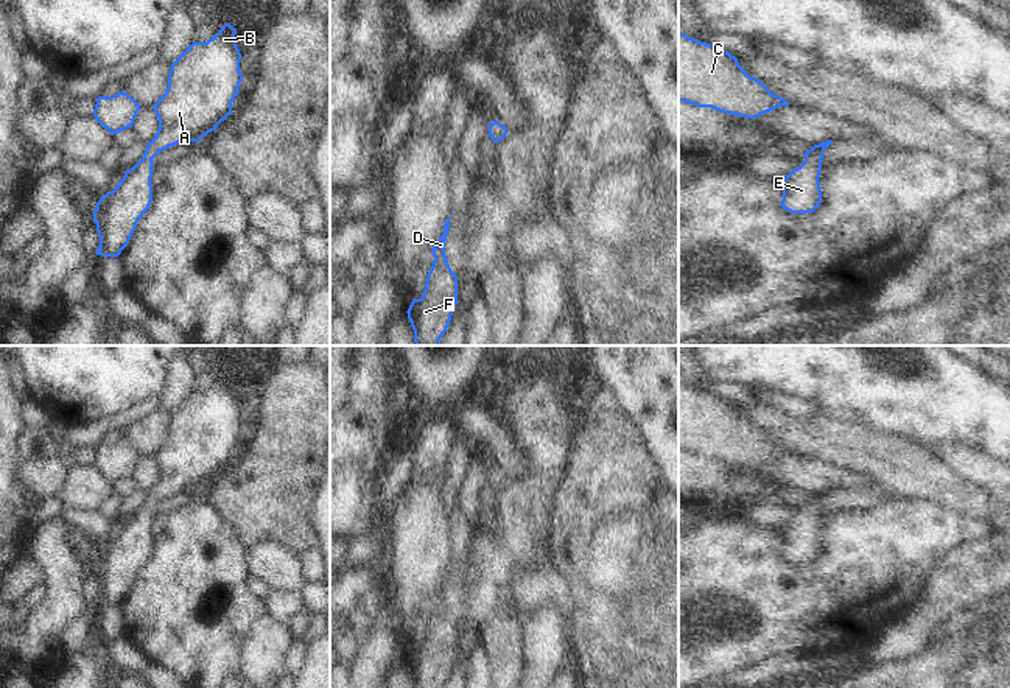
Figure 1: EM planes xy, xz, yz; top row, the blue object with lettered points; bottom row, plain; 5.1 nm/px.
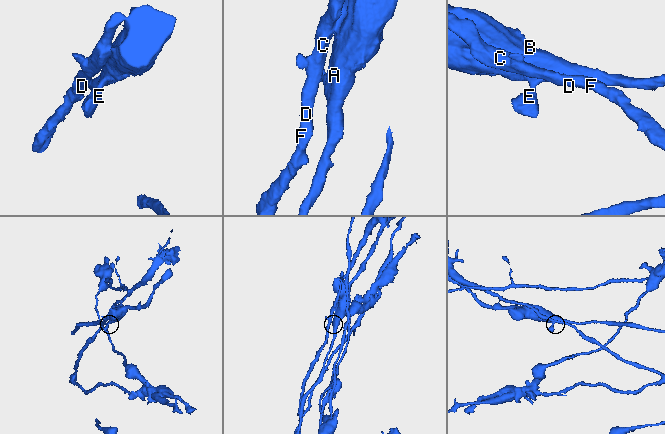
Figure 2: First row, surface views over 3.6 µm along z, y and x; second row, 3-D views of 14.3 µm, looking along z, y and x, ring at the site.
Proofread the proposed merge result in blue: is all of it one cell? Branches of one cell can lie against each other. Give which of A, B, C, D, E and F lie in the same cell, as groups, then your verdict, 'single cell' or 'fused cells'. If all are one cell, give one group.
A B C D E F | single cell

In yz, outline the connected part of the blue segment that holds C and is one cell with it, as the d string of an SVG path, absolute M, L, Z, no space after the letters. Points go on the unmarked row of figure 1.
M679 381L679 450L745 467L791 453L747 423L728 400L683 381Z

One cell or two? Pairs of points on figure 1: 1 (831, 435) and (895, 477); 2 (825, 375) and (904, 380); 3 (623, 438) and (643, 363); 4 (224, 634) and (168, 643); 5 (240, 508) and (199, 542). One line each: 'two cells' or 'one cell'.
1: one cell
2: one cell
3: two cells
4: one cell
5: two cells

